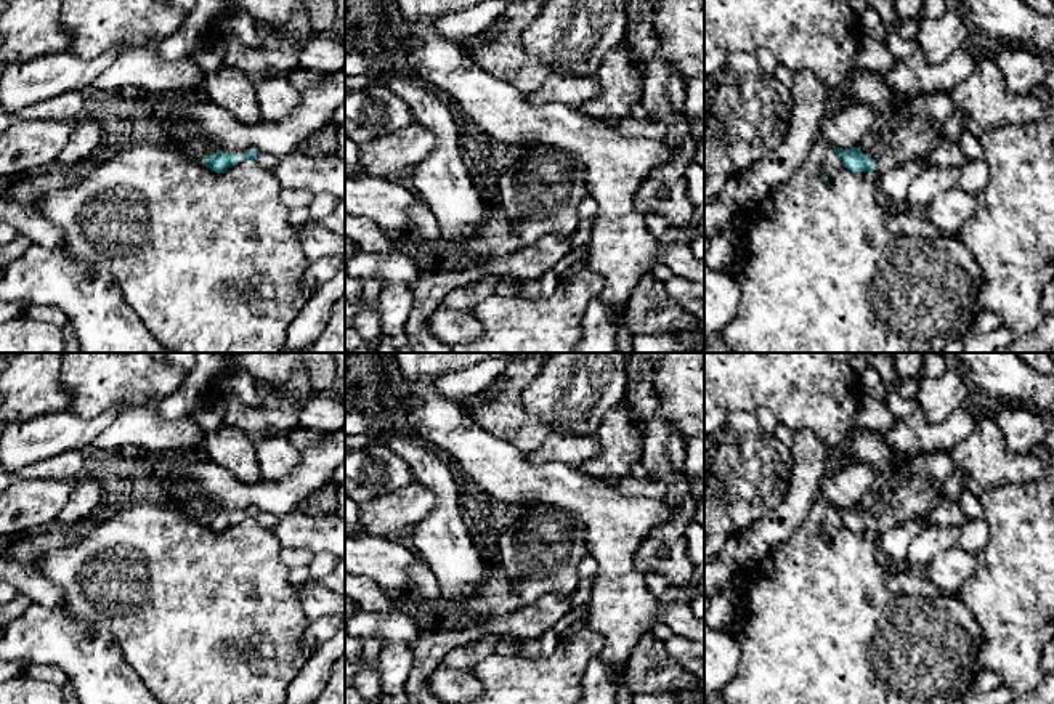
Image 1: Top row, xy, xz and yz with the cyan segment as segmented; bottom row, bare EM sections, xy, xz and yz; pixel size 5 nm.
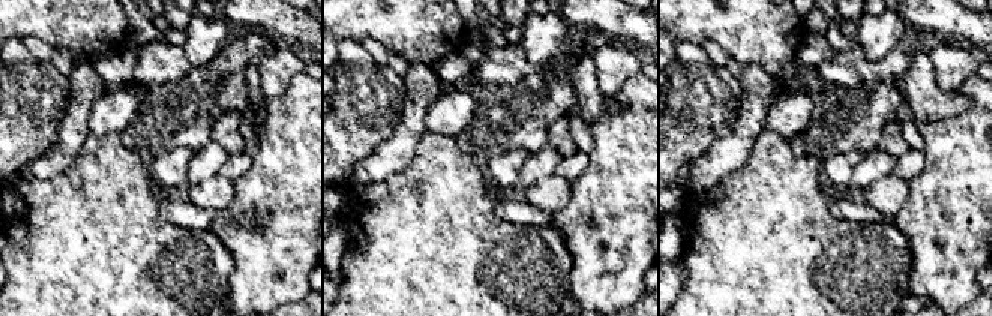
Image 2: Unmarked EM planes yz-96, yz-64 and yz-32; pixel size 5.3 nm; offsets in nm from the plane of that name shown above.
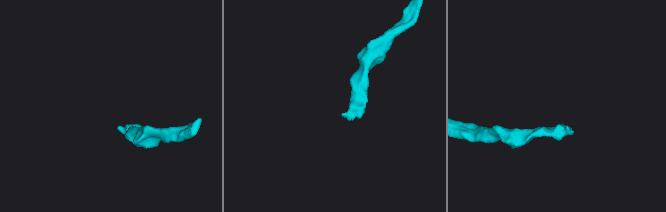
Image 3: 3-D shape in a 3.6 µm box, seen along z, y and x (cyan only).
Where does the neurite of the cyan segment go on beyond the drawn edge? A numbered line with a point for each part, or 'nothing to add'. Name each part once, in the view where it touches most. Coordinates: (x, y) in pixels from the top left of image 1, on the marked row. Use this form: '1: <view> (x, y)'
1: xy (177, 130)

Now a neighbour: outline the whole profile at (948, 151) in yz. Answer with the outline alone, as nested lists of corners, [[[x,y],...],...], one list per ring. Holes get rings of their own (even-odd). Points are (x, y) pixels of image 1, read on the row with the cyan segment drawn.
[[[943,138],[934,151],[929,152],[926,164],[961,167],[967,157],[956,140]]]

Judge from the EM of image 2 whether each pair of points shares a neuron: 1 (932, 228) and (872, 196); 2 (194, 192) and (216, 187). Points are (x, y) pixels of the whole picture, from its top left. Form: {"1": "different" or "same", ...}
{"1": "different", "2": "same"}

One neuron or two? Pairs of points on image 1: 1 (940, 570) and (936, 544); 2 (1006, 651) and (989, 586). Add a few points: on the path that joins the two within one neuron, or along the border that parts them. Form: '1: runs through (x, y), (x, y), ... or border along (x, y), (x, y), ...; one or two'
1: border along (955, 544), (939, 552), (926, 566); two
2: runs through (1000, 635), (998, 602); one

